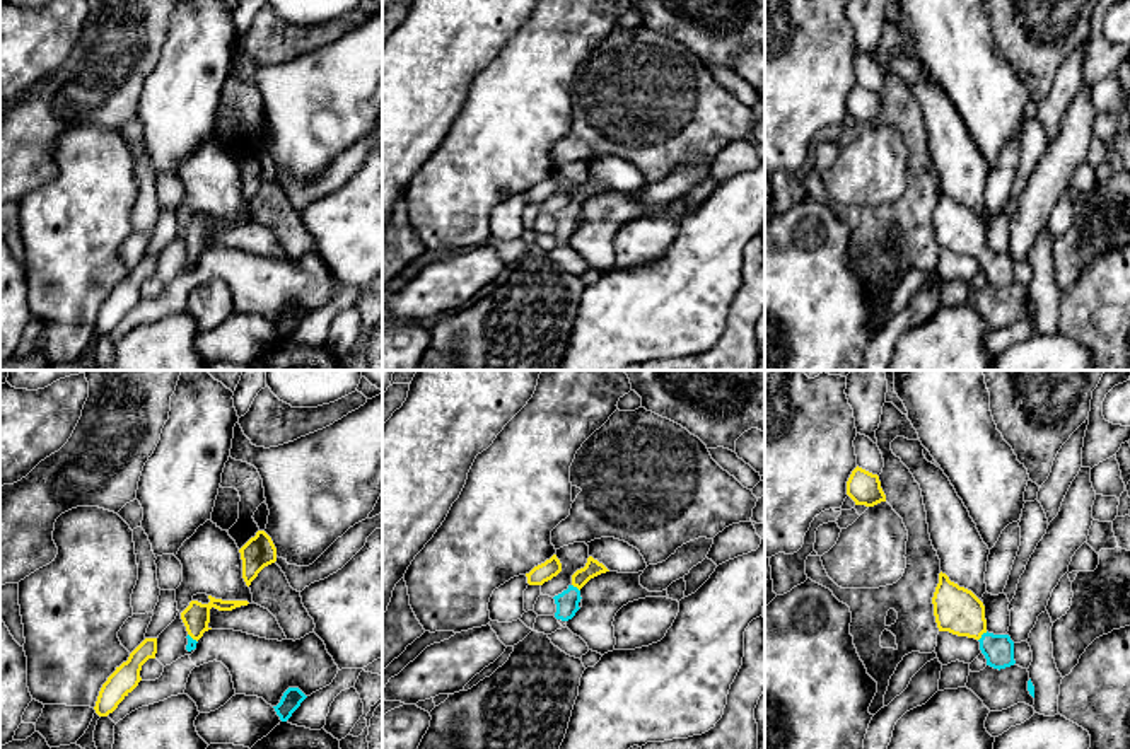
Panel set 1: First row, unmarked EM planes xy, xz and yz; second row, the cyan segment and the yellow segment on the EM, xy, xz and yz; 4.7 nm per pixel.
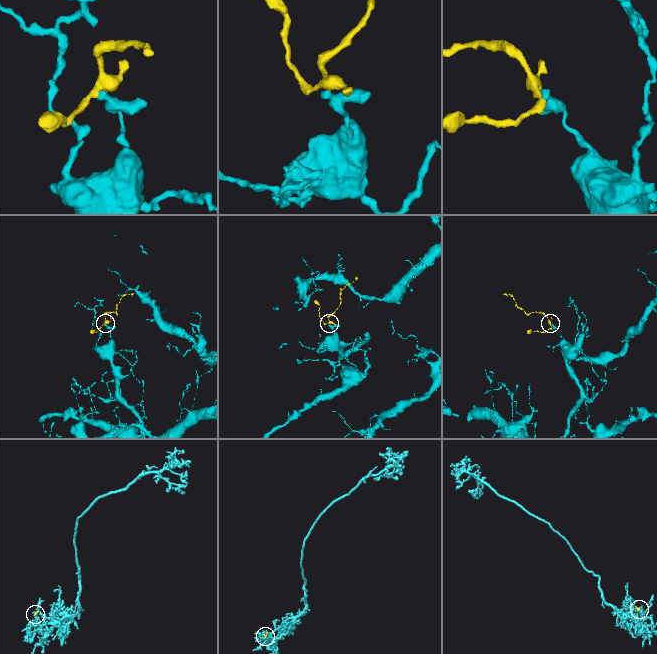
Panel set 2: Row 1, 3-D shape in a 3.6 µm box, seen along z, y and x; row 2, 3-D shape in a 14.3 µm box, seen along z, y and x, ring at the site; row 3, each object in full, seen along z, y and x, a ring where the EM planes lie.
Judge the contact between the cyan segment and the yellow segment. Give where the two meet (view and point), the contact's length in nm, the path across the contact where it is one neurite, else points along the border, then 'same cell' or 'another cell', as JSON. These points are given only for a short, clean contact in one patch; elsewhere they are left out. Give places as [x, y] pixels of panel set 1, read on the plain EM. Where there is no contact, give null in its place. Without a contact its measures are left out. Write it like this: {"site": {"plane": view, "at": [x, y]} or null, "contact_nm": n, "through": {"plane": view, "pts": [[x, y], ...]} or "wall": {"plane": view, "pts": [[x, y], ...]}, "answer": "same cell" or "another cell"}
{"site": {"plane": "yz", "at": [982, 253]}, "contact_nm": 60, "through": {"plane": "yz", "pts": [[999, 267], [982, 253], [956, 227]]}, "answer": "same cell"}

